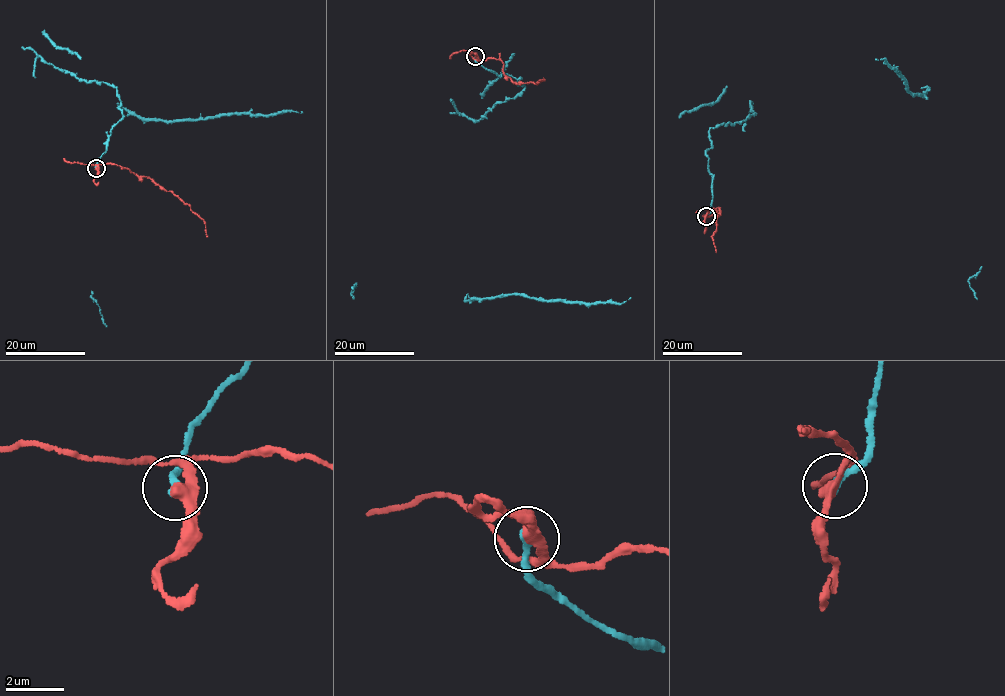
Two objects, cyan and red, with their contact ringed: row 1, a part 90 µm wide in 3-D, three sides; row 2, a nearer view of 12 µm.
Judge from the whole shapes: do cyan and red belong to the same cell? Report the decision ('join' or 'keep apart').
keep apart

